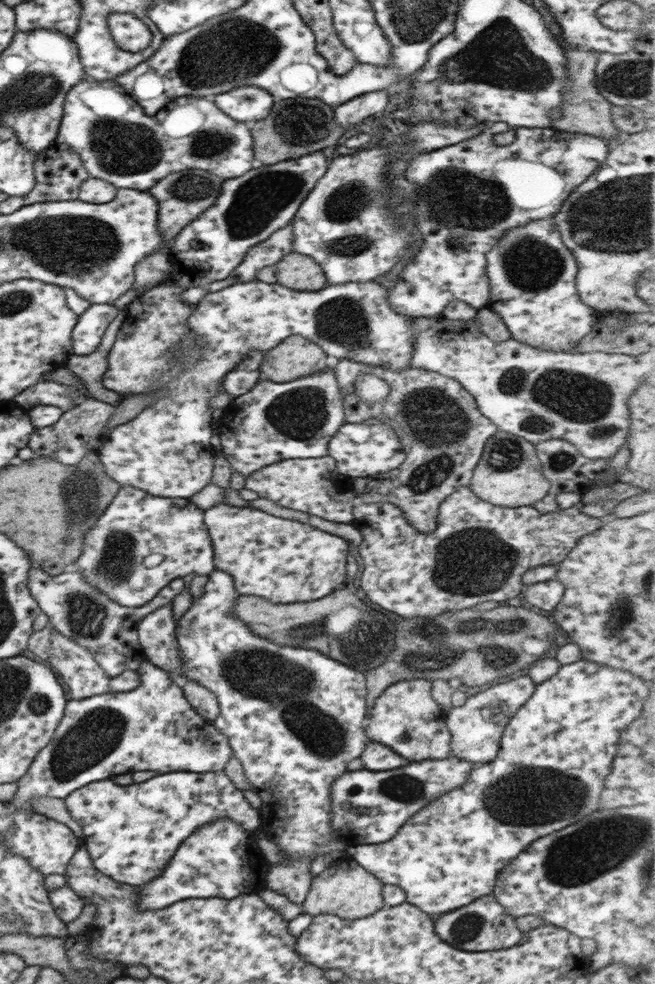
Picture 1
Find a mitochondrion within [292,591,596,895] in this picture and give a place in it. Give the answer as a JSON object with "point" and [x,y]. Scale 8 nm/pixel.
{"point":[454,644]}

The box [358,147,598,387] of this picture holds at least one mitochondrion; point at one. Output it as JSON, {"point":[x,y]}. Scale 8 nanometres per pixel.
{"point":[479,202]}

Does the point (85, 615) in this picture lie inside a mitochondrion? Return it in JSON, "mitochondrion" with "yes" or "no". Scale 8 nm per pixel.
{"mitochondrion":"yes"}

